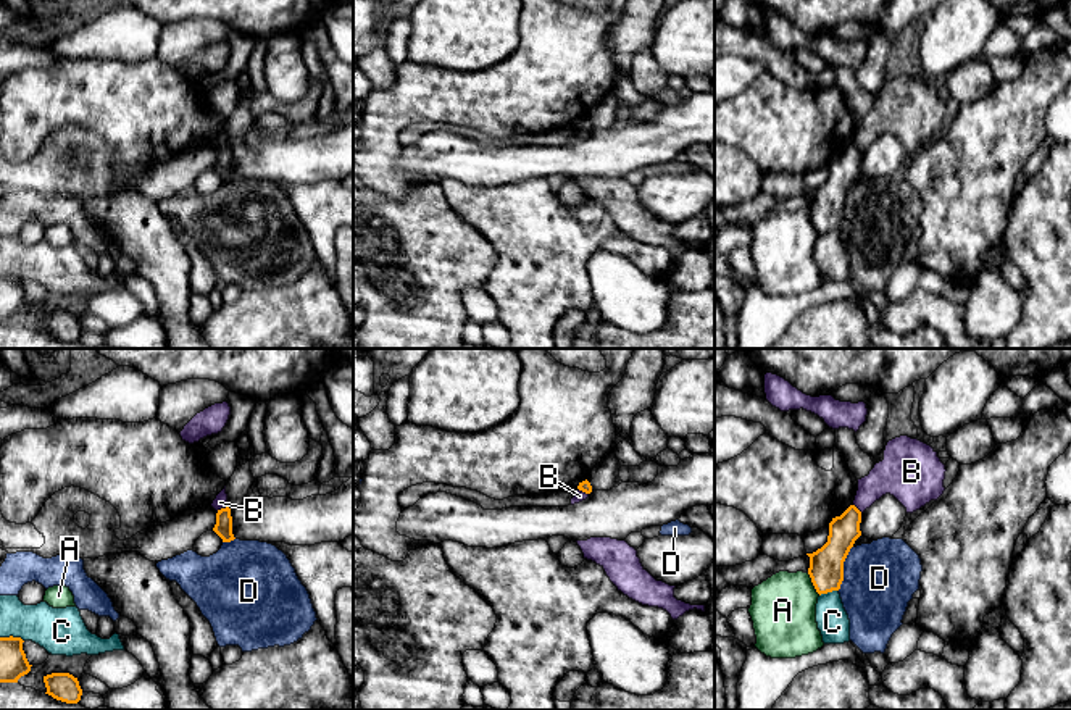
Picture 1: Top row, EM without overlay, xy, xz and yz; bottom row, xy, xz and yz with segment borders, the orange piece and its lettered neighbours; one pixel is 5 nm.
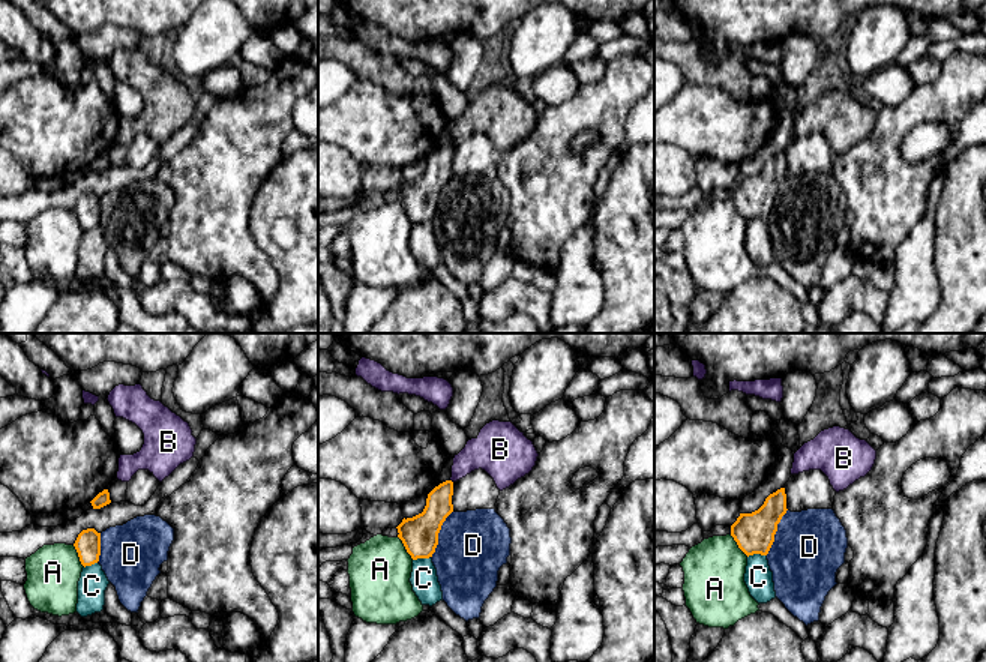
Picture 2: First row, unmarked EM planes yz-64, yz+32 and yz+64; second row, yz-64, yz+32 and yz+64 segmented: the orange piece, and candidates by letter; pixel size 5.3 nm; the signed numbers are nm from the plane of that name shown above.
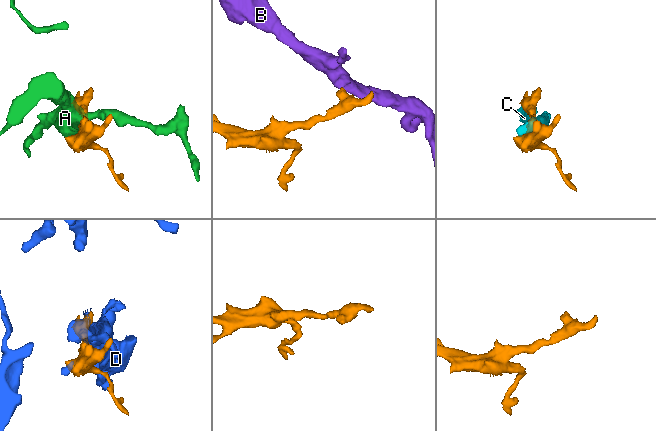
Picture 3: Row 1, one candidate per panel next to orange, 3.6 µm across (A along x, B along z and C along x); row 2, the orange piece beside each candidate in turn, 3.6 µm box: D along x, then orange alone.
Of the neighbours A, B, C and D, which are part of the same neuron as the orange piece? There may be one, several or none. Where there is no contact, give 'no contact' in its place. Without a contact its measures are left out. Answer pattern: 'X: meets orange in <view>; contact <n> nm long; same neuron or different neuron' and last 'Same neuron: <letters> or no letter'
A: meets orange in yz; contact 130 nm long; different neuron
B: meets orange in xy; contact 70 nm long; different neuron
C: meets orange in yz; contact 100 nm long; different neuron
D: meets orange in yz; contact 240 nm long; different neuron
Same neuron: no letter

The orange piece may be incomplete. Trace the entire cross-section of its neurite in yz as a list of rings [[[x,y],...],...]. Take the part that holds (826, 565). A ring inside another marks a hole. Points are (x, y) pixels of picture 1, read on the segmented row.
[[[850,505],[840,516],[829,523],[827,542],[810,557],[808,574],[816,592],[827,594],[839,591],[844,581],[844,562],[861,536],[860,531],[861,512]]]

